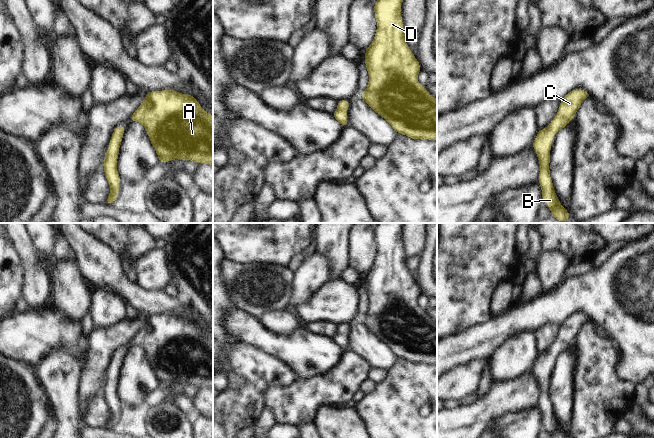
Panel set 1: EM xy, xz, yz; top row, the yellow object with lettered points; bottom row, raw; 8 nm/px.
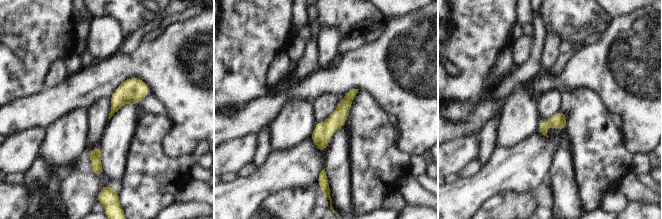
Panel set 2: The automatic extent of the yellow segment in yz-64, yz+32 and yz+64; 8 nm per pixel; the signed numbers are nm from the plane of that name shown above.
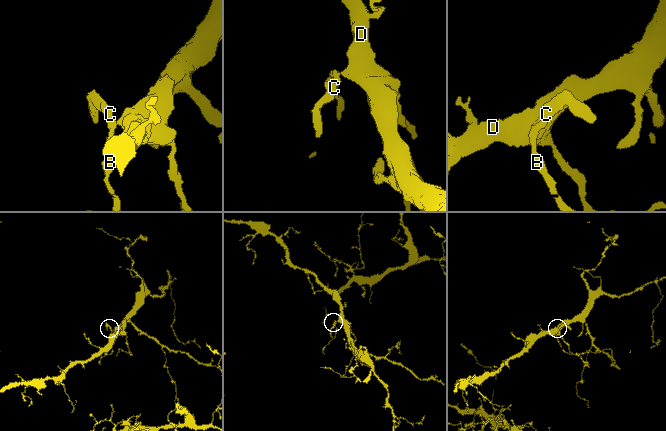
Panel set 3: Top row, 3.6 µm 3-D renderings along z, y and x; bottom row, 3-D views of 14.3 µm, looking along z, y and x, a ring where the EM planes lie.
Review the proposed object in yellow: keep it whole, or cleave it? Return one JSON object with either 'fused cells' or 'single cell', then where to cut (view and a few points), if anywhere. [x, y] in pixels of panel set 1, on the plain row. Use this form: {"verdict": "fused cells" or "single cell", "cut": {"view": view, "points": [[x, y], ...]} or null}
{"verdict": "single cell", "cut": null}

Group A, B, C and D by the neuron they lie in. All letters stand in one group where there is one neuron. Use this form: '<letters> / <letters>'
A B C D

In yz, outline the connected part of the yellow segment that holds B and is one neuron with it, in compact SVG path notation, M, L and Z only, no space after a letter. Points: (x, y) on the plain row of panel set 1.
M574 313L566 318L560 325L560 332L556 340L545 353L539 353L532 369L540 388L539 408L542 413L542 423L549 430L552 438L569 438L560 428L550 402L549 388L552 361L566 351L572 343L575 343L575 338L582 325L589 321L591 319L583 313Z

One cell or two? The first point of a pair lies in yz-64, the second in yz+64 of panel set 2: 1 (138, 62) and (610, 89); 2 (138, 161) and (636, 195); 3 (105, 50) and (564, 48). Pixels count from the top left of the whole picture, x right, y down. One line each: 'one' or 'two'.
1: one
2: two
3: two

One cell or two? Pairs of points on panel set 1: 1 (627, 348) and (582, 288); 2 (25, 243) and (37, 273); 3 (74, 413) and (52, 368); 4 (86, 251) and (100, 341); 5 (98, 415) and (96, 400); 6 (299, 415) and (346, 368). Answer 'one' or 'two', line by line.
1: one
2: one
3: one
4: two
5: one
6: one

